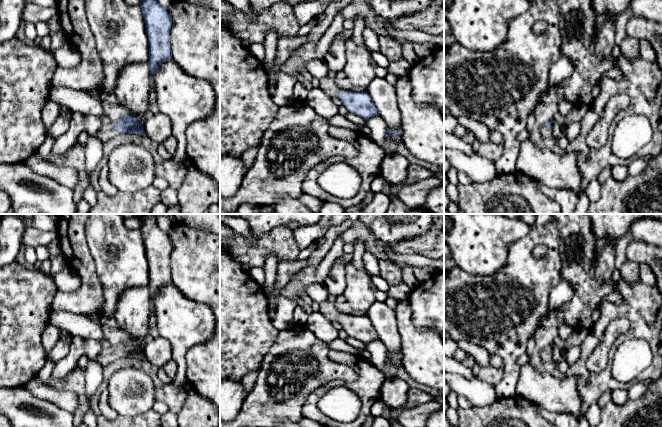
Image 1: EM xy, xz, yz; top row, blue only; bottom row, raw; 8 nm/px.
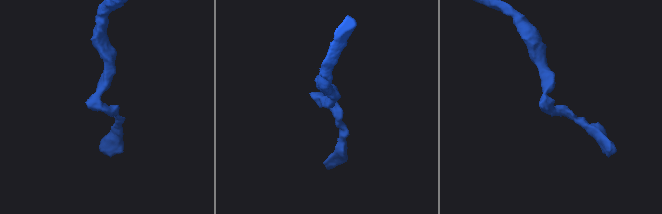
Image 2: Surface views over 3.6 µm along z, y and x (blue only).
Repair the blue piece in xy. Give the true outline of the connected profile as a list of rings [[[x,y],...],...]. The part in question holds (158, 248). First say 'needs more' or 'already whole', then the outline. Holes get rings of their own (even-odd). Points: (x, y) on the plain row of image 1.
already whole; [[[145,214],[141,218],[142,240],[145,246],[149,266],[150,299],[165,285],[172,282],[170,256],[172,246],[168,235],[162,231],[154,214]]]

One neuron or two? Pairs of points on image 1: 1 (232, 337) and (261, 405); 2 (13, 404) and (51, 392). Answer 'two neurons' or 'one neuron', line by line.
1: two neurons
2: two neurons

